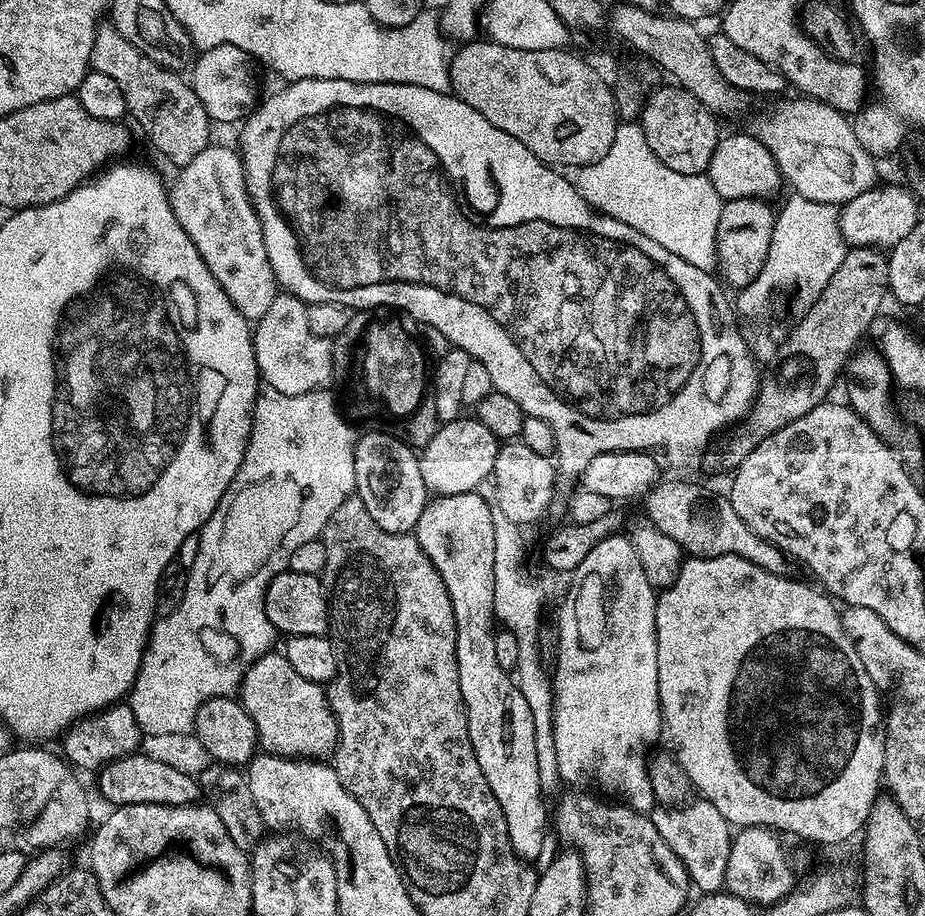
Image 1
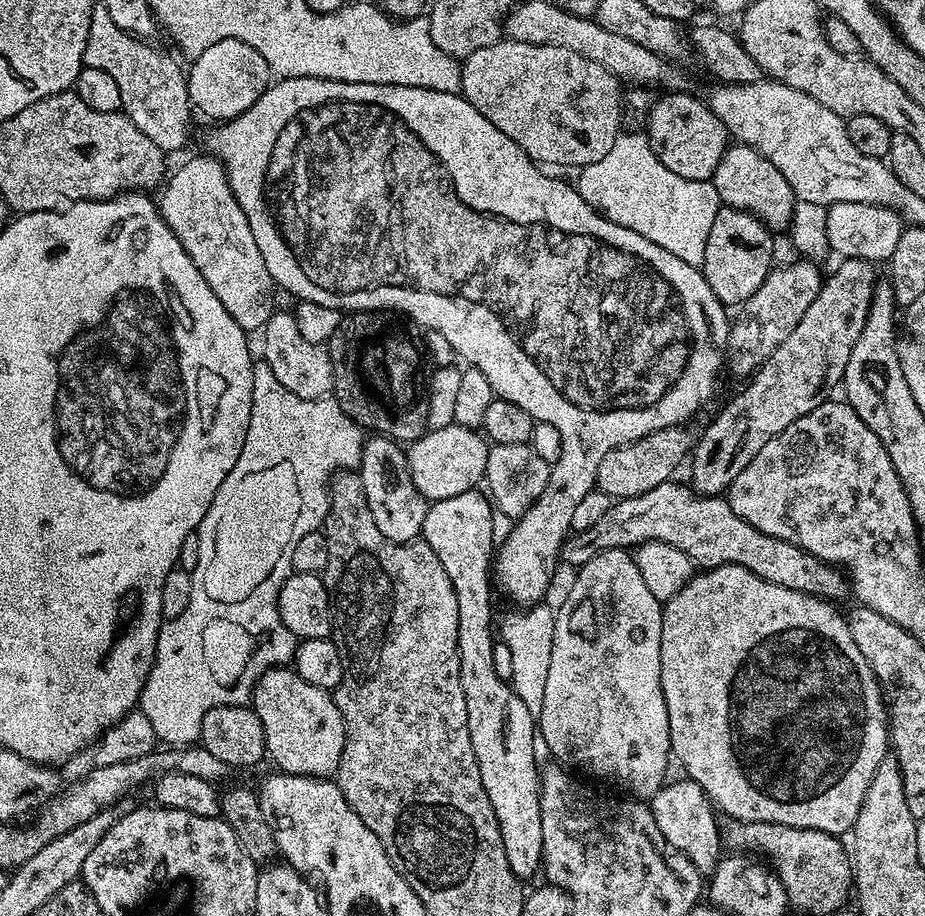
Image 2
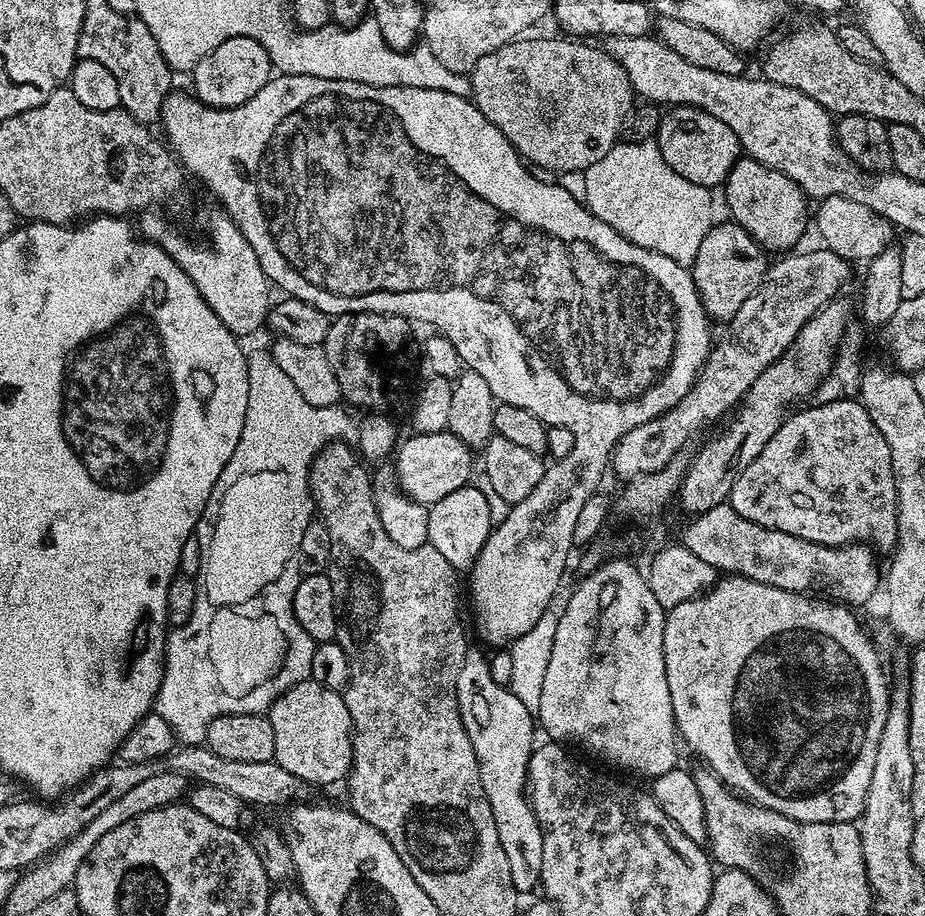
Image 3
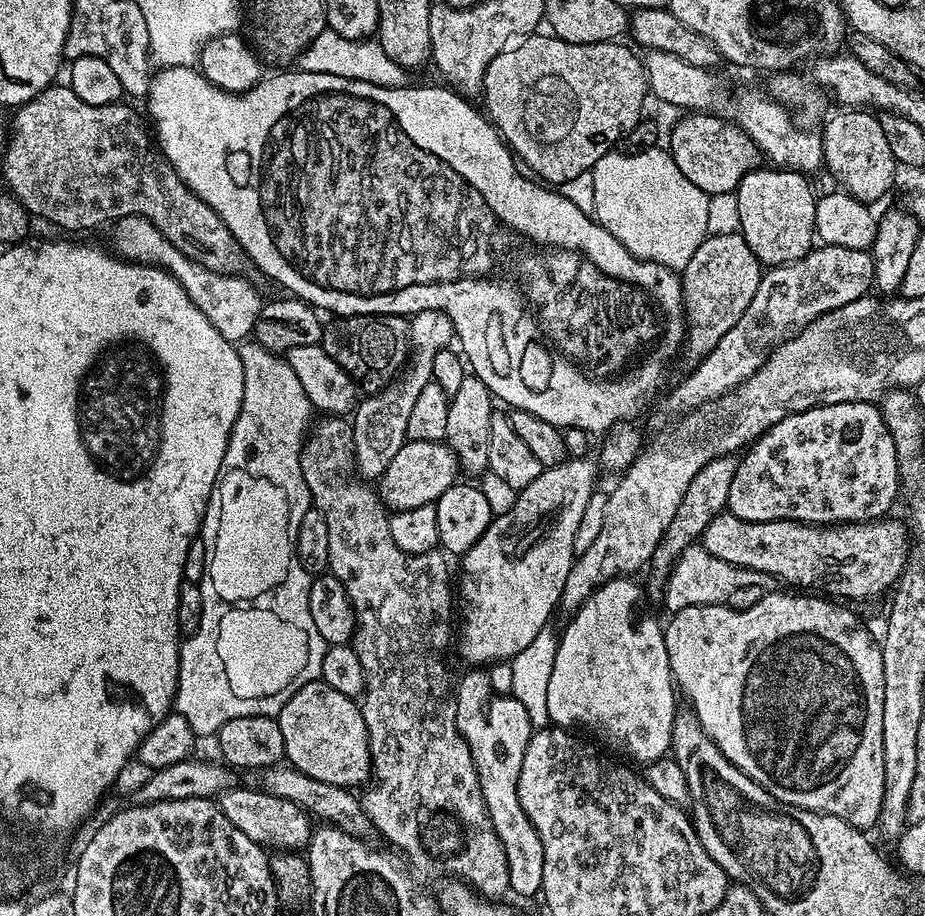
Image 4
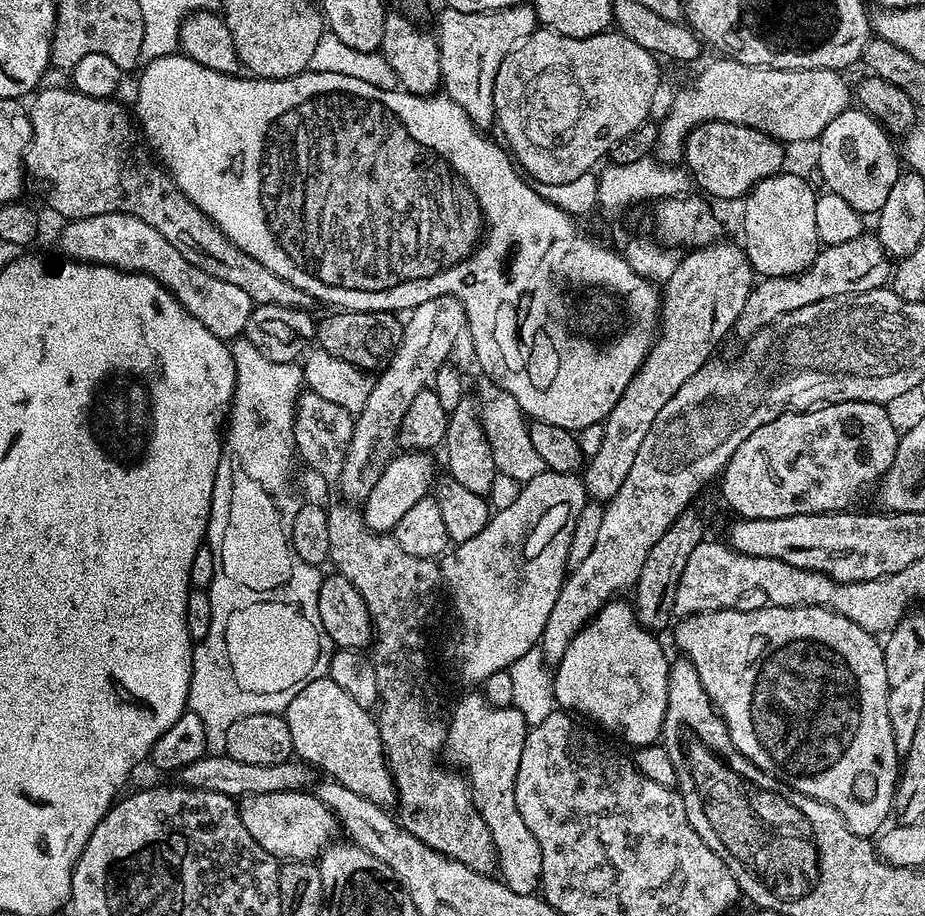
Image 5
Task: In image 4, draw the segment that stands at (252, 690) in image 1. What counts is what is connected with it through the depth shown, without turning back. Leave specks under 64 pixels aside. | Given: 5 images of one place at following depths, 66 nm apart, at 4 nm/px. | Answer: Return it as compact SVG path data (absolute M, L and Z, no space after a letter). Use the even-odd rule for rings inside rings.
M315 680L292 695L290 702L282 706L278 719L284 760L291 767L310 778L318 778L318 782L330 782L339 788L356 790L369 783L372 755L360 705L353 697L338 694L334 686Z

